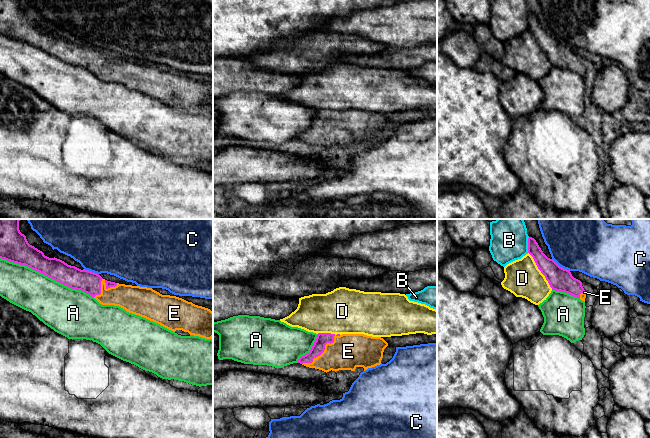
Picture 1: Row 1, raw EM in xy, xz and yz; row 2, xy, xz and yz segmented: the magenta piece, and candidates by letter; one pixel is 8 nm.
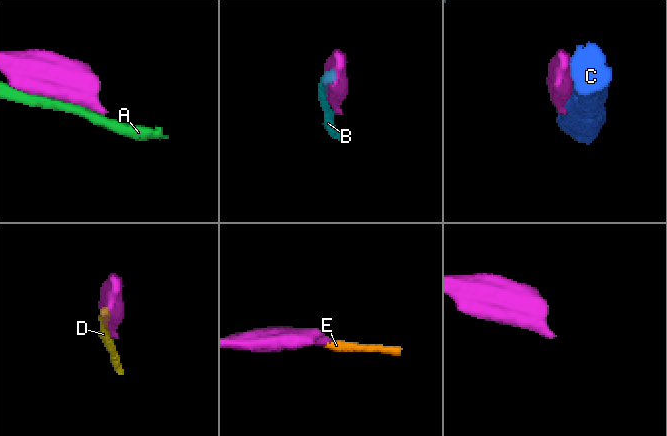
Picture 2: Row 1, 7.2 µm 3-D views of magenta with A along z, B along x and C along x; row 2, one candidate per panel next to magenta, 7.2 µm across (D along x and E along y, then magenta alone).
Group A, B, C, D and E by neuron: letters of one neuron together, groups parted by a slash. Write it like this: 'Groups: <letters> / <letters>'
Groups: A / B / C / D / E

